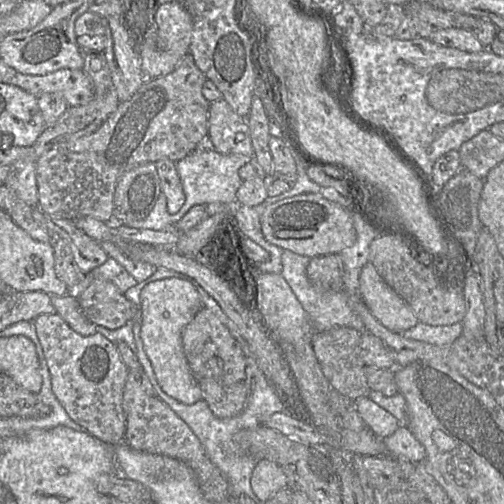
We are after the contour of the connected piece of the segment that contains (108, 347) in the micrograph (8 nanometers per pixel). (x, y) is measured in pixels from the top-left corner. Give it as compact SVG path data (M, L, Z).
M57 313L41 314L33 323L50 371L52 391L69 417L103 442L113 446L124 443L125 416L122 395L129 369L122 361L116 344L98 332L90 336L80 335Z

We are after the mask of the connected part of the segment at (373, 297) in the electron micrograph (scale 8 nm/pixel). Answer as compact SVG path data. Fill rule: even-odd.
M370 261L360 272L359 295L374 318L390 331L399 333L419 322L411 307L383 280Z

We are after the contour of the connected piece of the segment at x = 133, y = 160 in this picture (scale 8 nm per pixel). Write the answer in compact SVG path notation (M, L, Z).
M187 52L171 73L146 79L129 100L118 104L117 109L97 131L61 143L45 153L36 163L39 208L52 217L67 220L92 217L102 222L110 221L116 184L125 172L161 159L178 162L207 141L210 102L202 93L206 80L205 75L196 66L193 56Z

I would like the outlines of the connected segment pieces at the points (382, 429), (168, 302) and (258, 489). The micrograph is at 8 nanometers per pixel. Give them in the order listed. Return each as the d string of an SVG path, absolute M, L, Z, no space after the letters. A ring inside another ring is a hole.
M368 396L360 397L353 403L366 427L380 439L392 435L401 425L395 416L377 405Z
M179 278L151 282L140 293L140 336L145 353L163 392L186 405L202 400L202 392L185 357L182 333L202 307L200 295L194 285Z
M263 459L253 469L251 487L258 501L263 503L279 490L288 487L287 477L278 464Z

